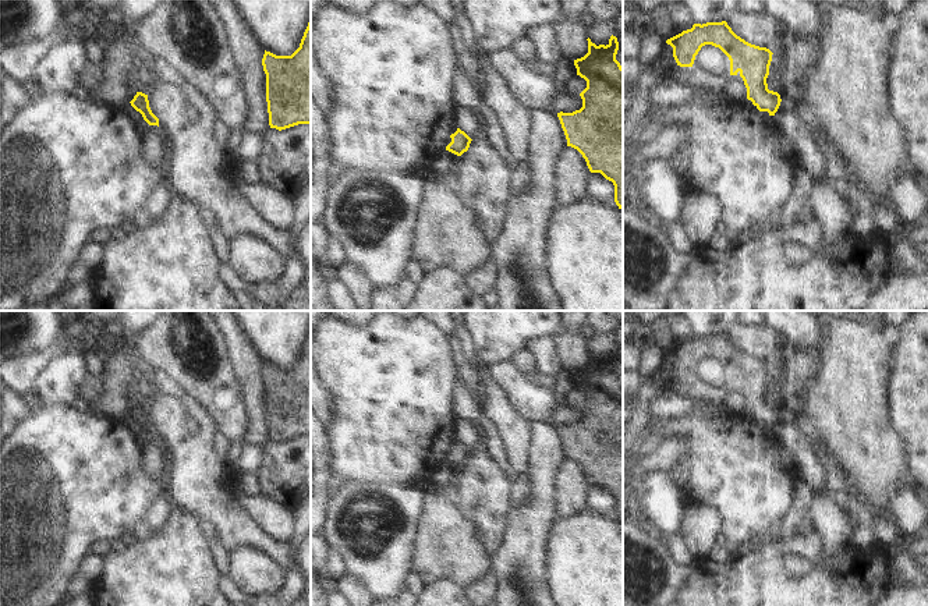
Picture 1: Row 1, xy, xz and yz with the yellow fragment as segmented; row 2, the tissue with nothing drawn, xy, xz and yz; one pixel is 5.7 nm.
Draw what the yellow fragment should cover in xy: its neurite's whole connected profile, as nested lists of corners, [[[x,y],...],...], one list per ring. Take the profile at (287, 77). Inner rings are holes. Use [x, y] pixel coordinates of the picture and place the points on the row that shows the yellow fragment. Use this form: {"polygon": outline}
{"polygon": [[[311,18],[300,47],[291,56],[265,50],[269,125],[279,131],[311,124]]]}

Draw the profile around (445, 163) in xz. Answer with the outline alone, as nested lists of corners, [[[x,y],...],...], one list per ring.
[[[442,150],[432,162],[431,173],[439,176],[444,180],[450,180],[458,166],[460,156],[449,152]]]

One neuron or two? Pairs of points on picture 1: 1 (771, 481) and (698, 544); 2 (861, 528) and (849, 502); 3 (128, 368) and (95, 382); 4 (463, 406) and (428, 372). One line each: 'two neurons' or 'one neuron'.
1: two neurons
2: one neuron
3: two neurons
4: two neurons

